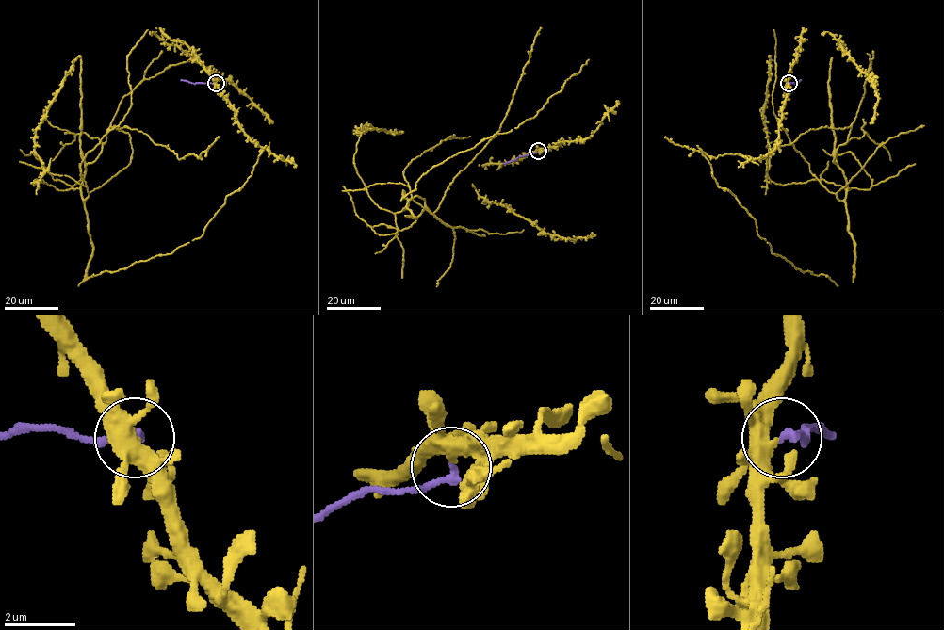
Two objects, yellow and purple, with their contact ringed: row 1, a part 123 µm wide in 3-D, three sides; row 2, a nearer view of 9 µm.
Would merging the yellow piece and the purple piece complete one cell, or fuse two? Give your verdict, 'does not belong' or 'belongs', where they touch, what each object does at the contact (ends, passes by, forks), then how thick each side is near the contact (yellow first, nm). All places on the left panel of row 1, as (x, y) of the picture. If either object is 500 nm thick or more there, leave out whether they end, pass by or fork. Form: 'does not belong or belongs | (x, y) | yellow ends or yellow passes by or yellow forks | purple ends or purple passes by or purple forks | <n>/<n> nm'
does not belong | (216, 83) | yellow forks | purple ends | 400/240 nm

